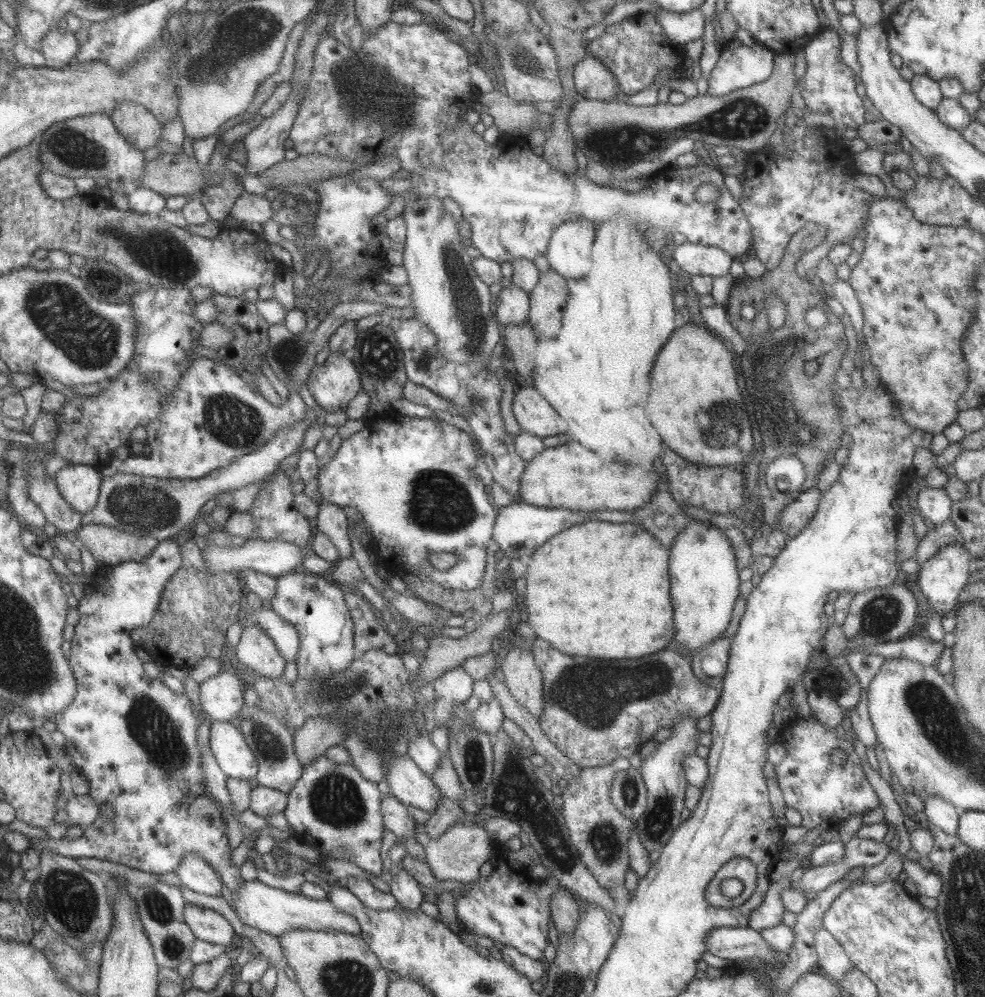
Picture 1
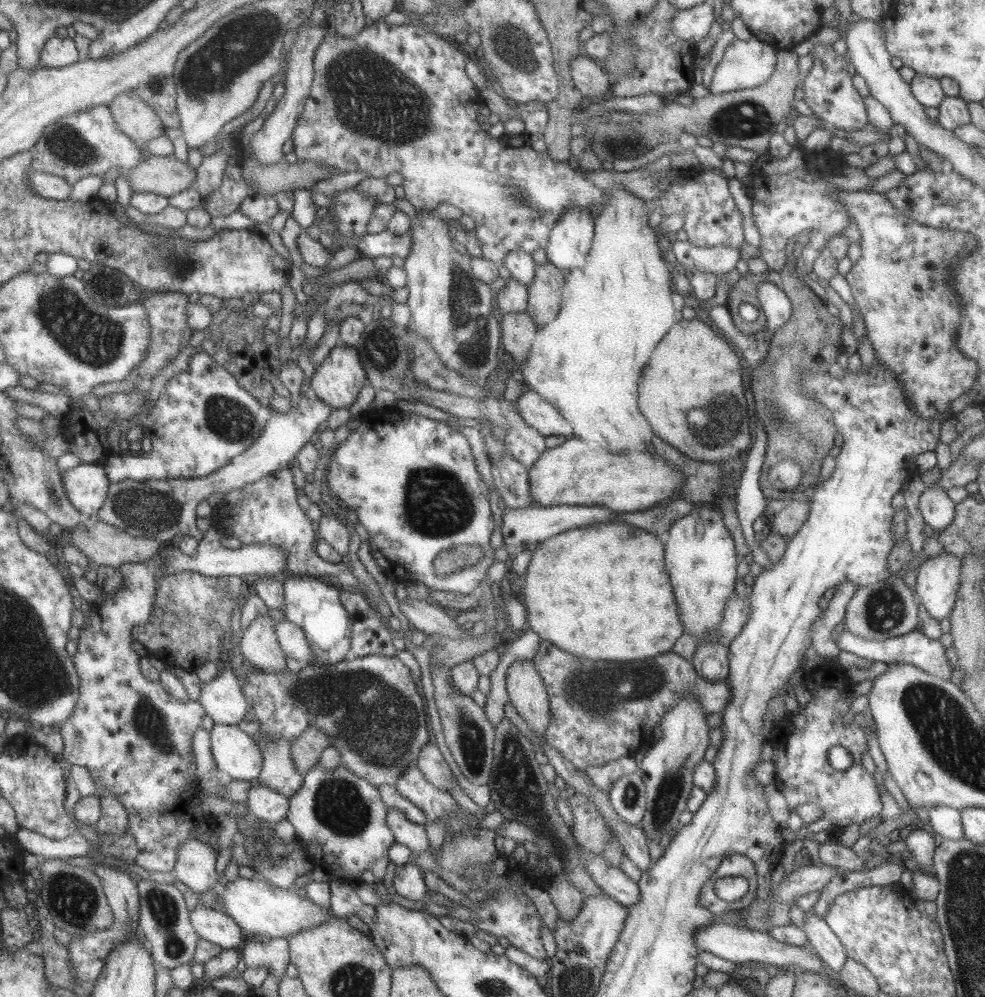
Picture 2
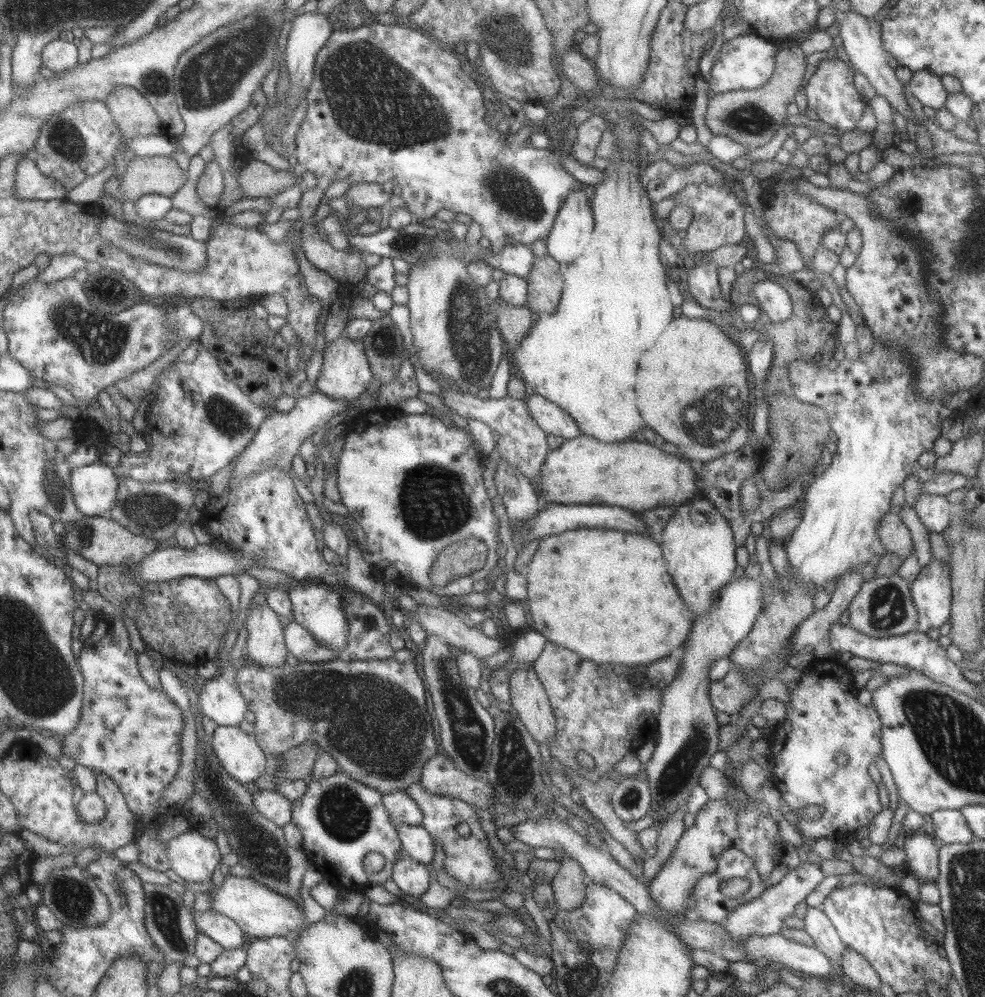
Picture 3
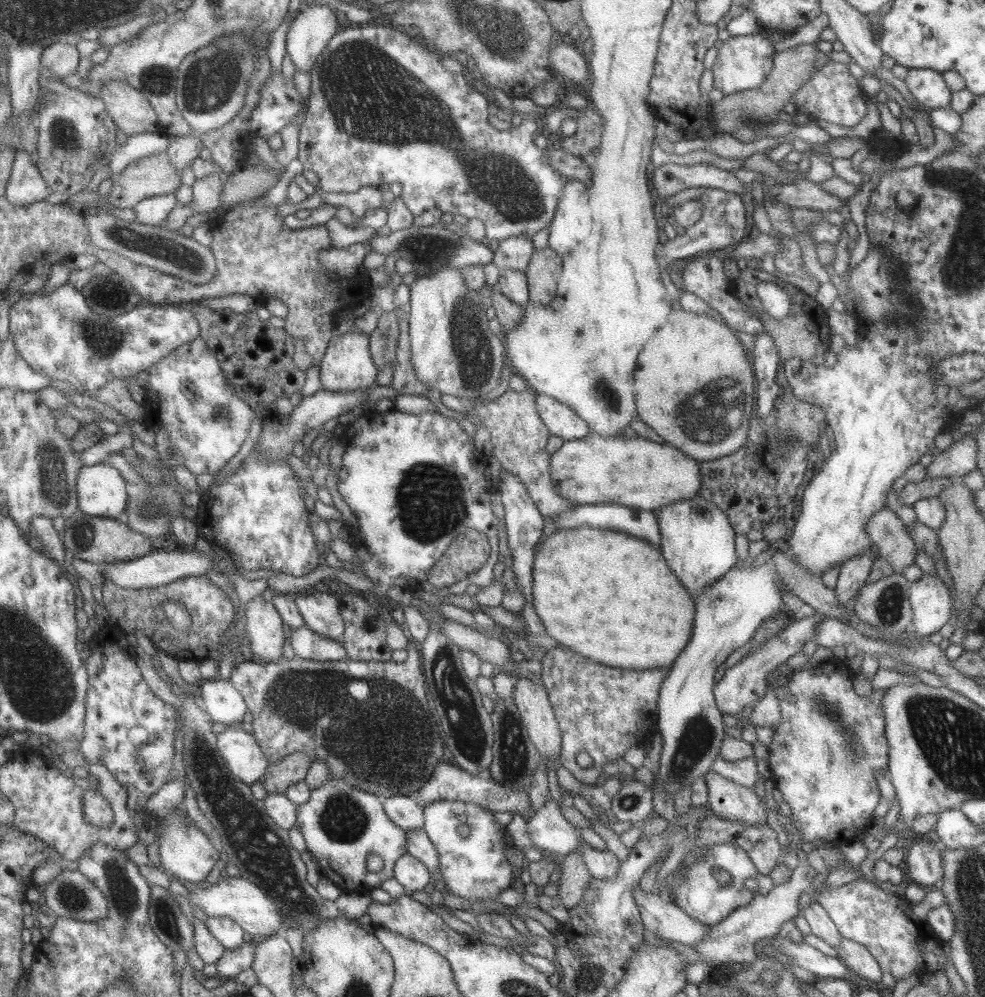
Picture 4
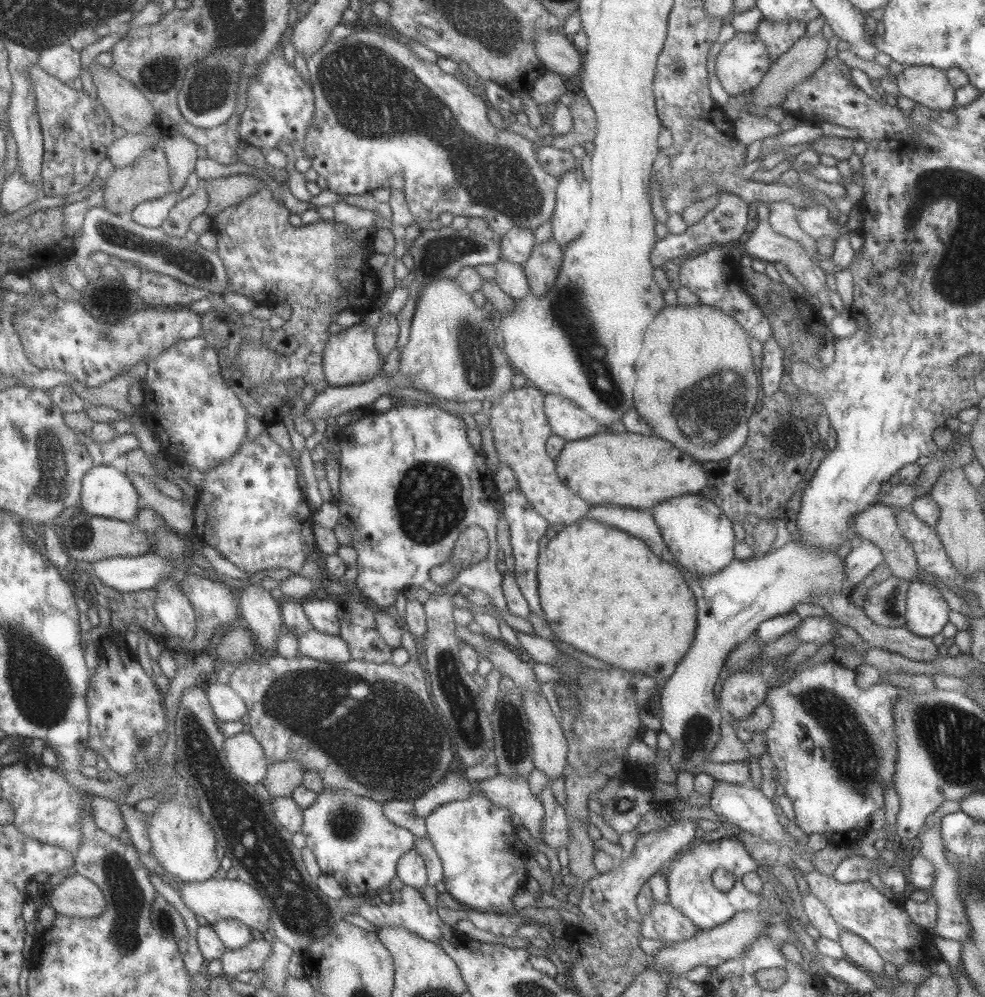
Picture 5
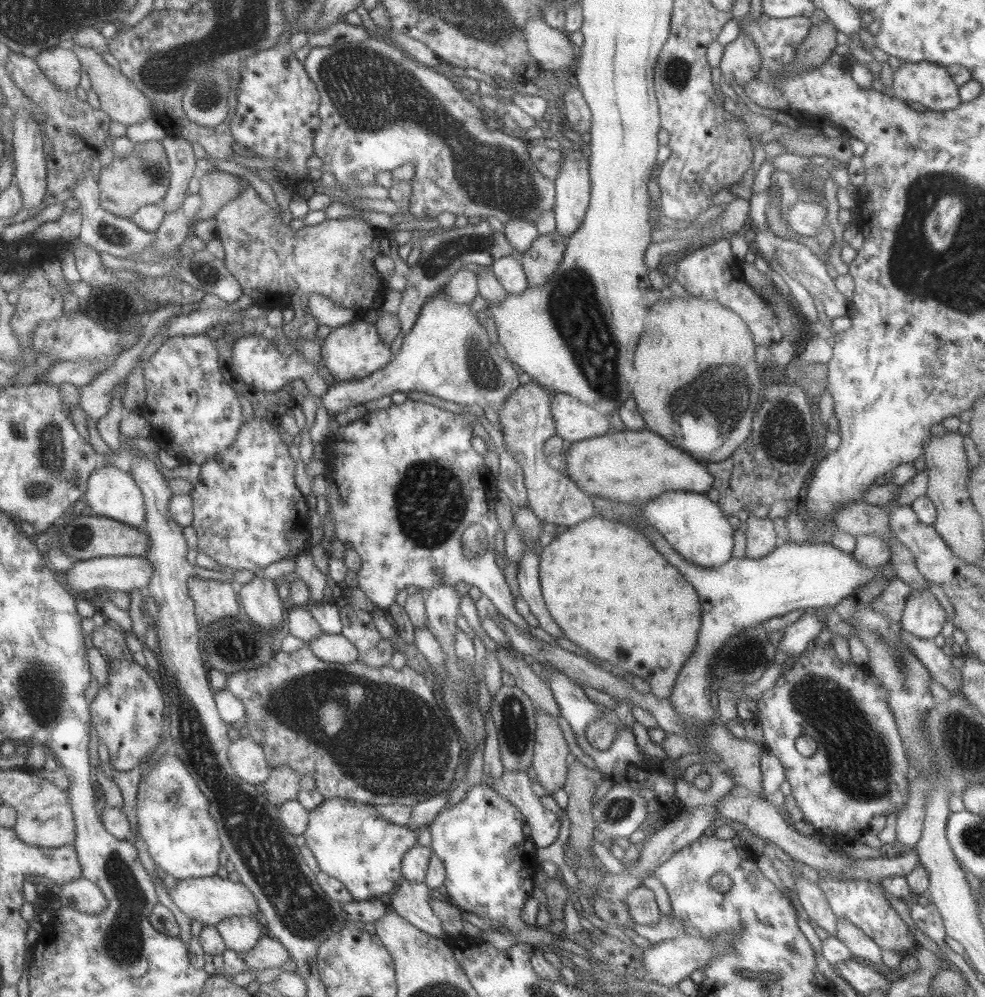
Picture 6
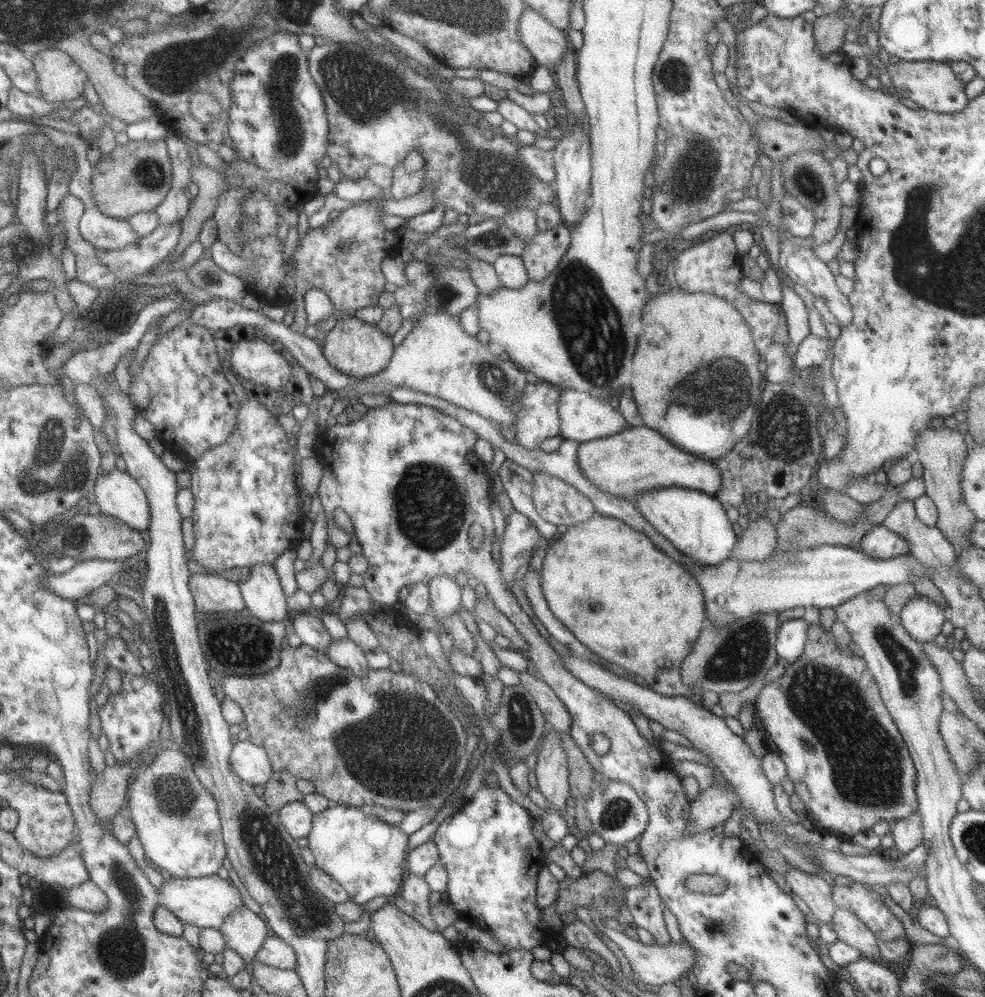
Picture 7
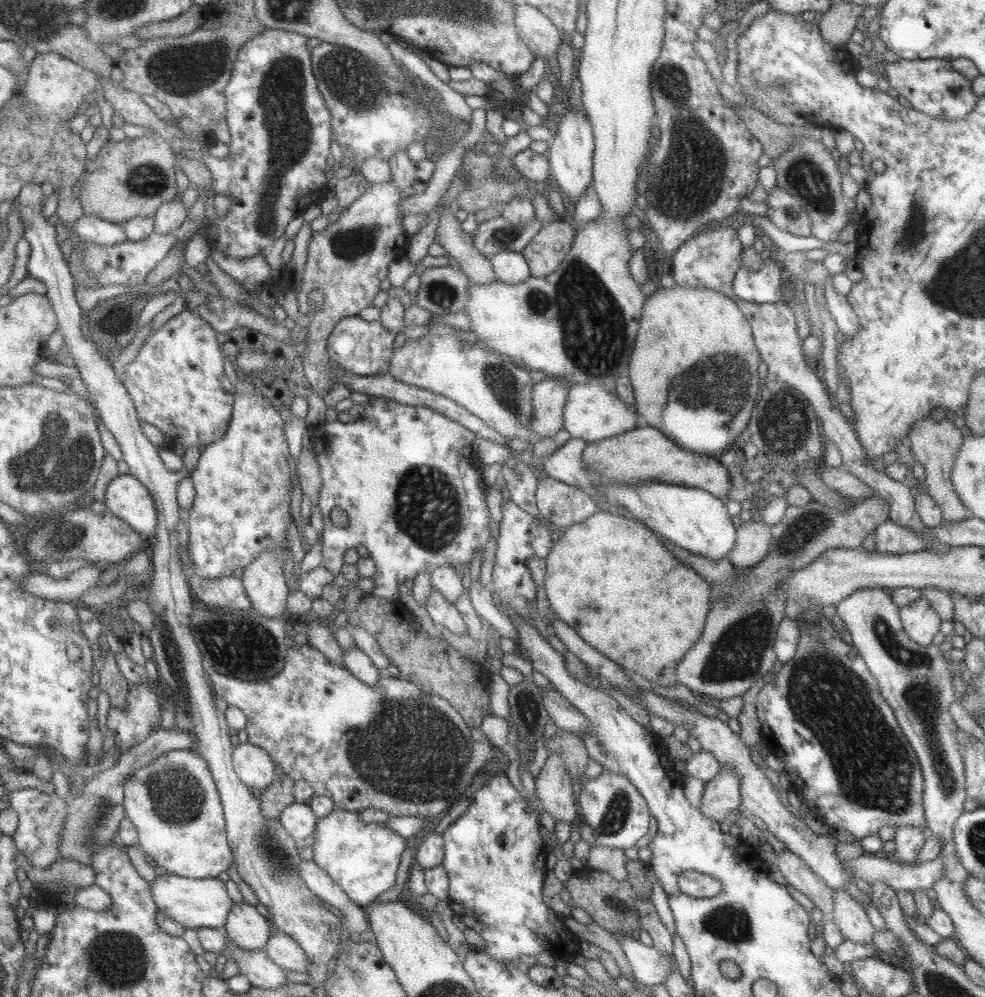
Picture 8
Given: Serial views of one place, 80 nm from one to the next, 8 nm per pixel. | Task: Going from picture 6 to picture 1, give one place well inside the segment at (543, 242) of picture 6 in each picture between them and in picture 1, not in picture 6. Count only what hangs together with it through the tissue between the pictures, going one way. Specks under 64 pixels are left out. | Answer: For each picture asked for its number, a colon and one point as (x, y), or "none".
1: (546, 301)
2: (544, 300)
3: (544, 283)
4: (545, 266)
5: (542, 267)

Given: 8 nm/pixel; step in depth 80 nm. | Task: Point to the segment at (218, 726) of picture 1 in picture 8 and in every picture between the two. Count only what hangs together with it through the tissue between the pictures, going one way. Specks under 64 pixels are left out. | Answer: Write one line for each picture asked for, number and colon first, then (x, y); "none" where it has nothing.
2: (236, 756)
3: (240, 756)
4: (245, 760)
5: (244, 755)
6: (246, 758)
7: (249, 762)
8: (251, 764)

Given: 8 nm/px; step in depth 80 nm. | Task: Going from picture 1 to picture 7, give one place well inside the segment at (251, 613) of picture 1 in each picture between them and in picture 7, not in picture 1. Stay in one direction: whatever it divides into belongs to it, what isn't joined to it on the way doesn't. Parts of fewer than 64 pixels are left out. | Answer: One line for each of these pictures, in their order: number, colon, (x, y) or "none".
2: (291, 639)
3: (299, 643)
4: (307, 645)
5: (330, 648)
6: (333, 648)
7: (343, 653)

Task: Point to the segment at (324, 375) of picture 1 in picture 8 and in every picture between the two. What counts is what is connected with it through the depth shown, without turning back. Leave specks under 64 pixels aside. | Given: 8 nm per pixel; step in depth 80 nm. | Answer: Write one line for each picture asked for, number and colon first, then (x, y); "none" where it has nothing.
2: (336, 381)
3: (345, 371)
4: (346, 365)
5: (349, 357)
6: (353, 351)
7: (358, 349)
8: (363, 348)

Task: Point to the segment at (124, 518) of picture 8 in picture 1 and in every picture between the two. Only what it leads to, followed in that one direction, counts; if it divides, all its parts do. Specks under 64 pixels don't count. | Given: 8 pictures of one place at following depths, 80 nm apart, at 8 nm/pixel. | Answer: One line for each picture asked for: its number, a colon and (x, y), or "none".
1: (79, 484)
2: (85, 484)
3: (93, 486)
4: (100, 490)
5: (105, 492)
6: (112, 493)
7: (116, 494)

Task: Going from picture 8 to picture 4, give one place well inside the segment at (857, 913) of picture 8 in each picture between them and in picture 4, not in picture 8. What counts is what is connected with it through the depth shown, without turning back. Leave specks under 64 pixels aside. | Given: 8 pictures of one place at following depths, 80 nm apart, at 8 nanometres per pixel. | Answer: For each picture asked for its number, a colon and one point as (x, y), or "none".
4: (856, 958)
5: (855, 950)
6: (862, 948)
7: (848, 929)

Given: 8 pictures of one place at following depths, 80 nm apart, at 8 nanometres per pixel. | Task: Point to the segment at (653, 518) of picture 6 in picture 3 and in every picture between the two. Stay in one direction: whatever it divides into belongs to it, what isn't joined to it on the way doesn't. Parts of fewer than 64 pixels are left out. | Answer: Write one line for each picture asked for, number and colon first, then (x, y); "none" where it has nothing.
3: (697, 546)
4: (696, 540)
5: (698, 535)

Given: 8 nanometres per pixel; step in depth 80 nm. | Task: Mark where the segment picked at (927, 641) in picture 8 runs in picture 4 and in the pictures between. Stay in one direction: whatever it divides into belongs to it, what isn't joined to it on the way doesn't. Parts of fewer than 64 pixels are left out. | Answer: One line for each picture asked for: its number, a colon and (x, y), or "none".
4: (928, 596)
5: (926, 612)
6: (922, 617)
7: (921, 618)

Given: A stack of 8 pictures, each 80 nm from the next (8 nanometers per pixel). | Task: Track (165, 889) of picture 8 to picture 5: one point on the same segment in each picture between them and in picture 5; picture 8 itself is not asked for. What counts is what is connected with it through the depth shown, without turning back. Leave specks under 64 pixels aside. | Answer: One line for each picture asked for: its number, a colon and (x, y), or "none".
5: (216, 898)
6: (208, 900)
7: (205, 901)

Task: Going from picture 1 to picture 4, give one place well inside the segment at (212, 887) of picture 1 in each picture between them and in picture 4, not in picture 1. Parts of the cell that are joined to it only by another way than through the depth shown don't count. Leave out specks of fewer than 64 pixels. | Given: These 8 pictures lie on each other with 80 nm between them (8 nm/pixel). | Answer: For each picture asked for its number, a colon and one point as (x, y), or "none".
2: (194, 866)
3: (192, 857)
4: (184, 851)

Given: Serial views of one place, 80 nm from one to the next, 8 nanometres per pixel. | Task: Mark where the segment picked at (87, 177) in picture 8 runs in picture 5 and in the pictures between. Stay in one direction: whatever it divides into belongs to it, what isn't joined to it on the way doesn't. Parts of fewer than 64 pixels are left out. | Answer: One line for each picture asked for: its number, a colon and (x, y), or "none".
5: (147, 178)
6: (125, 185)
7: (133, 178)

